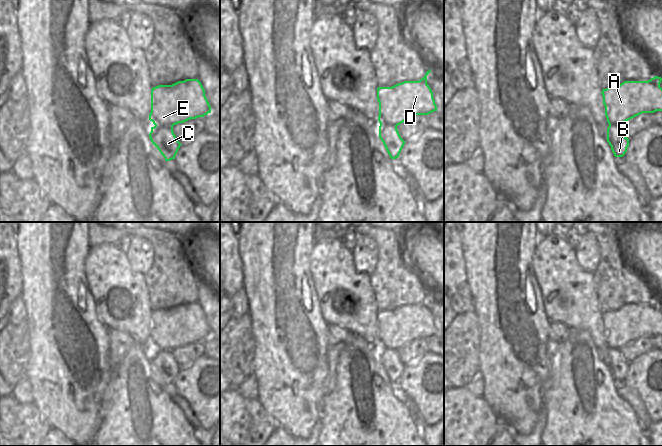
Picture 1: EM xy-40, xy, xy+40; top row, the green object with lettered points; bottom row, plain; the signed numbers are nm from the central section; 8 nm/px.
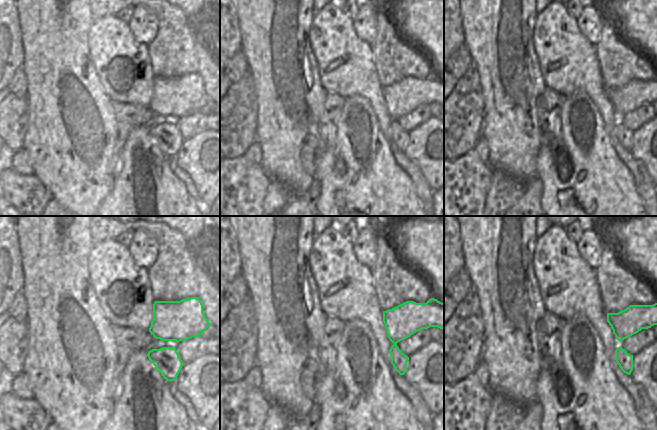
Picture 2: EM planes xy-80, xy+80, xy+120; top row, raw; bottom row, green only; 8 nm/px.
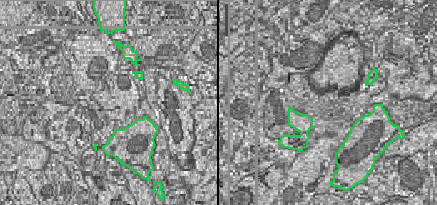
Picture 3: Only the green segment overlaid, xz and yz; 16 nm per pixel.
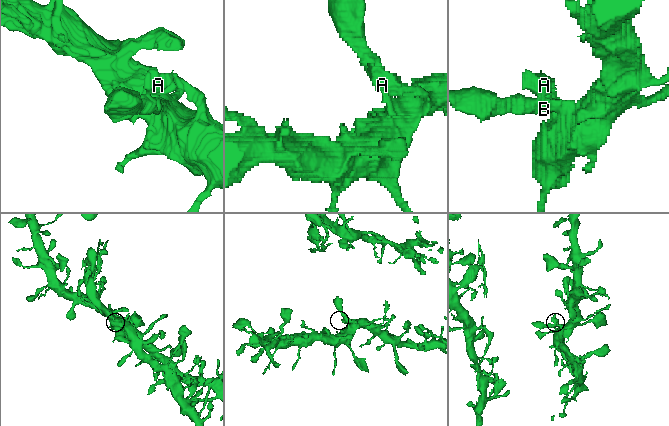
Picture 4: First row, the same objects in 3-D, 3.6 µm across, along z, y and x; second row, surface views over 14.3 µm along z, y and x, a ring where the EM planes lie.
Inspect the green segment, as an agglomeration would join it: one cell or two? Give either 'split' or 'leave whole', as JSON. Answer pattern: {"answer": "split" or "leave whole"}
{"answer": "leave whole"}

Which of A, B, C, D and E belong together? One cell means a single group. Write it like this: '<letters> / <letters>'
A B C D E

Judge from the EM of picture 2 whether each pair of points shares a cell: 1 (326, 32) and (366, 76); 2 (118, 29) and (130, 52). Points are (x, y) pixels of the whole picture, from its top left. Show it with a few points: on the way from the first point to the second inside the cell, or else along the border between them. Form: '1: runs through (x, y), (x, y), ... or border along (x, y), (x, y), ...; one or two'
1: runs through (338, 44), (345, 51), (351, 53), (354, 64); one
2: runs through (121, 35), (121, 43), (124, 46); one

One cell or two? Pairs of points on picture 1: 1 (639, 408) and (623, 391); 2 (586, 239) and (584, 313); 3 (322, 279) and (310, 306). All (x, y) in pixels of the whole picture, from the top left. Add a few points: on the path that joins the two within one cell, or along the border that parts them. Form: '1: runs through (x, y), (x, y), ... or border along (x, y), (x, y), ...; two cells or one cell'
1: runs through (636, 404), (627, 395); one cell
2: border along (574, 249), (576, 261), (582, 268), (592, 273); two cells
3: border along (308, 270), (316, 292), (321, 315); two cells

